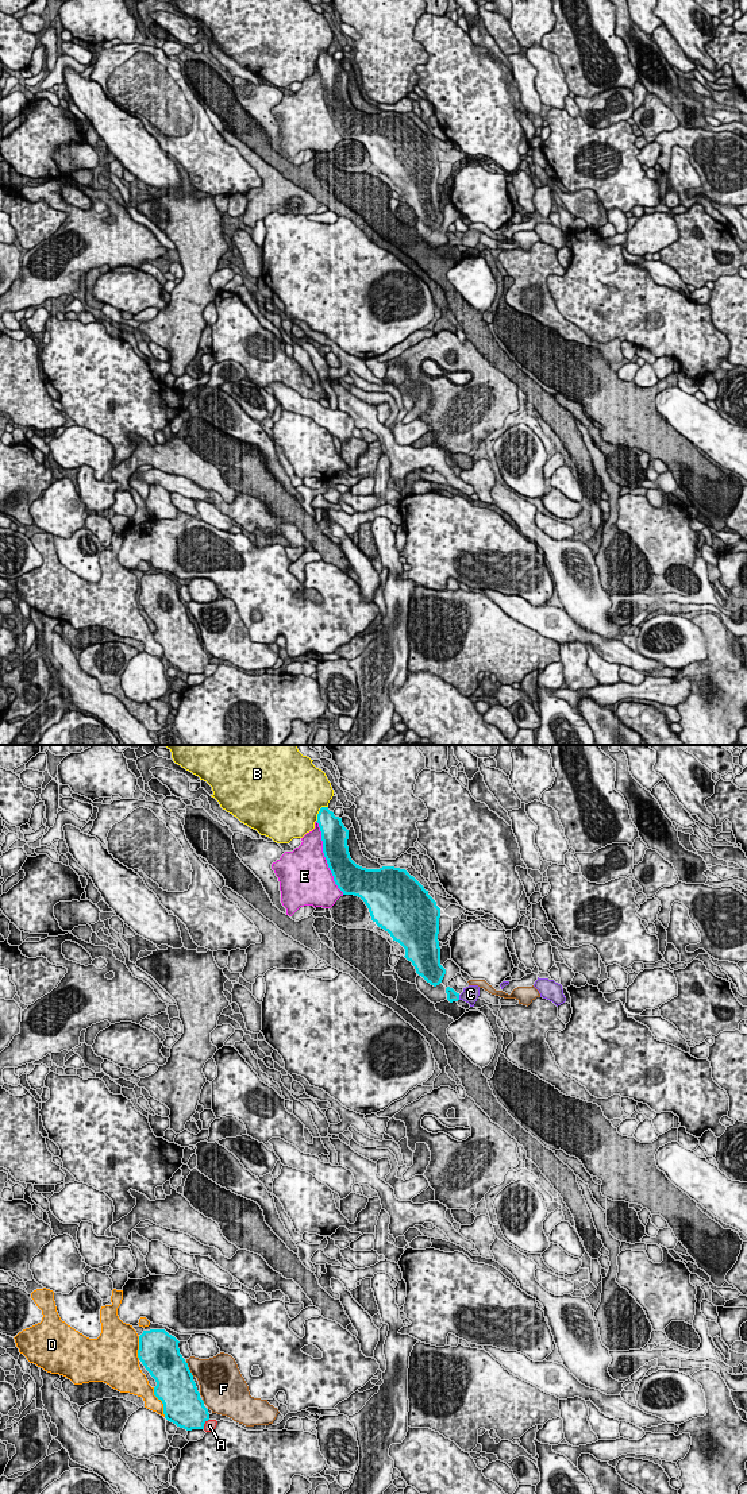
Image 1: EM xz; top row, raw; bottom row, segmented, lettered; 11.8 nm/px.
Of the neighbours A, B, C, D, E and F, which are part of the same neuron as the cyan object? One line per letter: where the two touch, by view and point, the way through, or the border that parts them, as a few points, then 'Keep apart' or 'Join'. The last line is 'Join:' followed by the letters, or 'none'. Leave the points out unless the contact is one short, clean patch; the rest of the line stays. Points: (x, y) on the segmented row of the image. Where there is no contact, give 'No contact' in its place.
A: Touches cyan at xz (204, 1423). Keep apart
B: Touches cyan at xz (319, 811). Keep apart
C: Touches cyan at xz (458, 998). Path across: xz (451, 995), (458, 998), (470, 993). Join
D: Touches cyan at xz (162, 1402). Keep apart
E: Touches cyan at xz (324, 856). Keep apart
F: Touches cyan at xz (188, 1369). Keep apart
Join: C

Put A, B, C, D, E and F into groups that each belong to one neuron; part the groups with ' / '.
A / B / C / D / E / F

